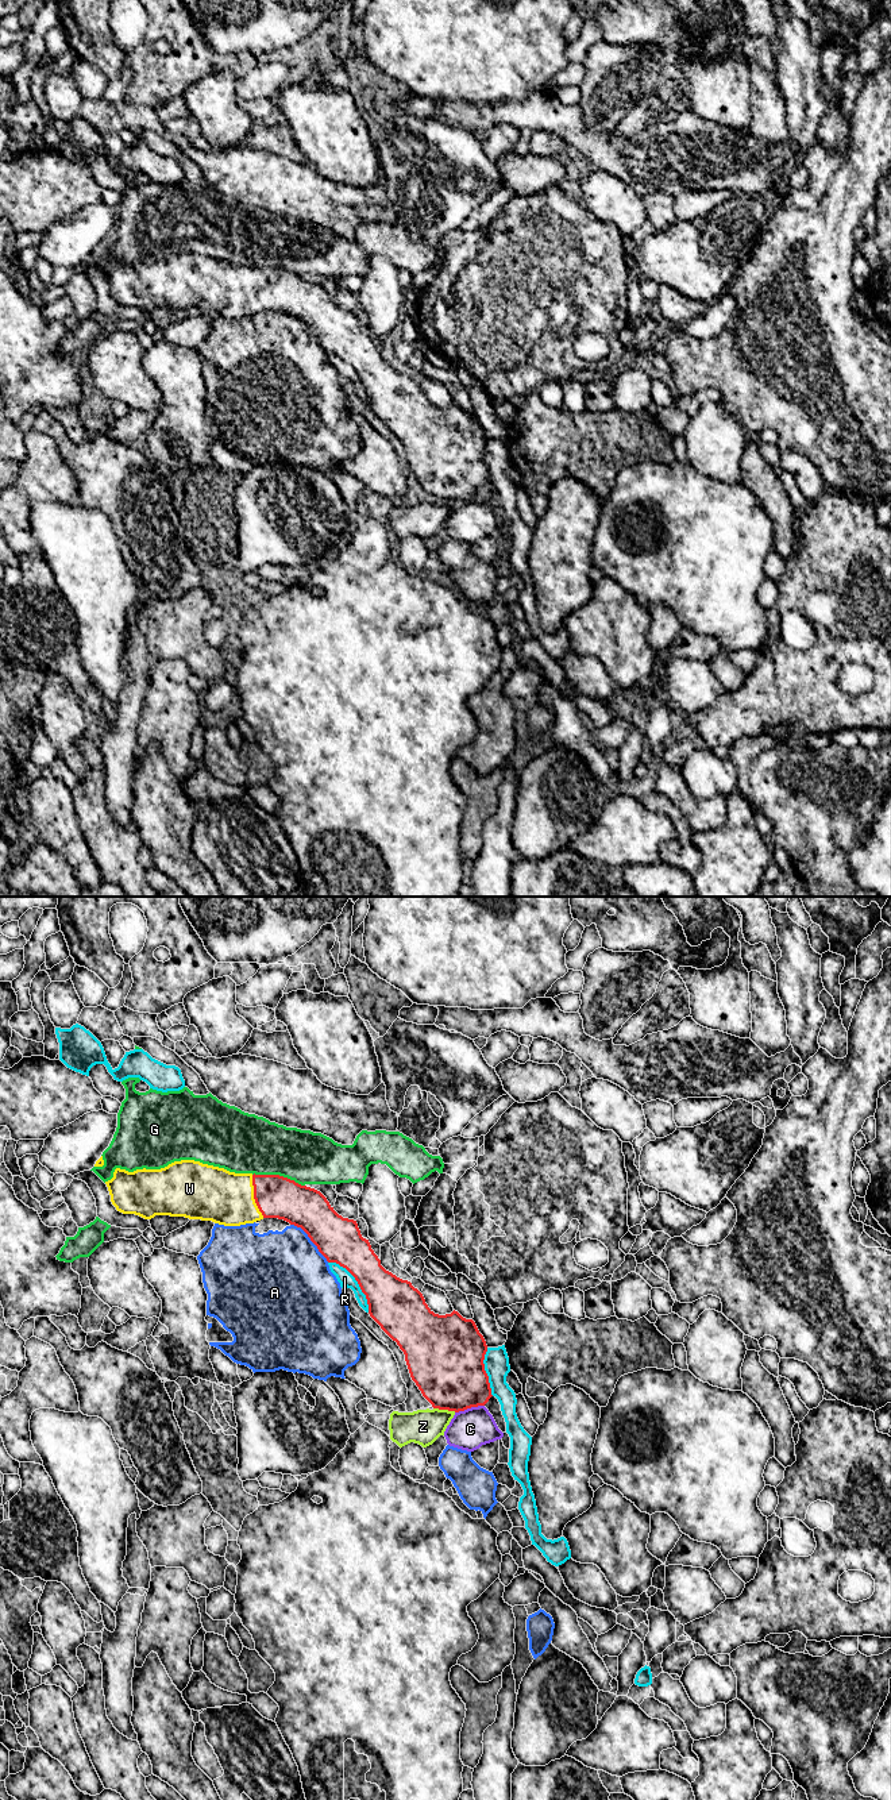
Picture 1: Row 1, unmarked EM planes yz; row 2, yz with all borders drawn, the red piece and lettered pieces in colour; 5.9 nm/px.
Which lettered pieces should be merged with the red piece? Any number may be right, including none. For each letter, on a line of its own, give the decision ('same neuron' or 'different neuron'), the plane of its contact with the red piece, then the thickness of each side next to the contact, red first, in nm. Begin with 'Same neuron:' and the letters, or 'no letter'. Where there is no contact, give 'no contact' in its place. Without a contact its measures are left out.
Same neuron: W
A: different neuron | yz | 260/480 nm
C: different neuron | yz | 420/240 nm
G: different neuron | yz | 260/340 nm
R: different neuron | yz | 280/90 nm
W: same neuron | yz | 260/320 nm
Z: different neuron | yz | 420/200 nm

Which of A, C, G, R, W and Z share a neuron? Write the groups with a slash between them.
A / C / G / R / W / Z

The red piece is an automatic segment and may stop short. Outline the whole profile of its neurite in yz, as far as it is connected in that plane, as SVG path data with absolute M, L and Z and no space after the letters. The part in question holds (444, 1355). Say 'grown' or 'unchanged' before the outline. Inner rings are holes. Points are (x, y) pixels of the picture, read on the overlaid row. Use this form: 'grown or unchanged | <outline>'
grown | M194 1160L174 1161L161 1169L143 1168L128 1172L116 1168L113 1177L105 1184L111 1202L117 1211L135 1214L144 1219L151 1219L155 1215L170 1215L212 1221L224 1226L240 1226L263 1218L278 1218L301 1227L328 1263L339 1264L355 1277L366 1295L370 1317L404 1352L412 1380L433 1408L459 1412L485 1406L493 1396L483 1364L487 1345L475 1322L463 1318L455 1310L446 1315L435 1314L425 1303L423 1294L410 1281L397 1277L381 1265L381 1260L371 1249L369 1240L362 1237L356 1221L339 1215L320 1191L279 1175L235 1173Z

